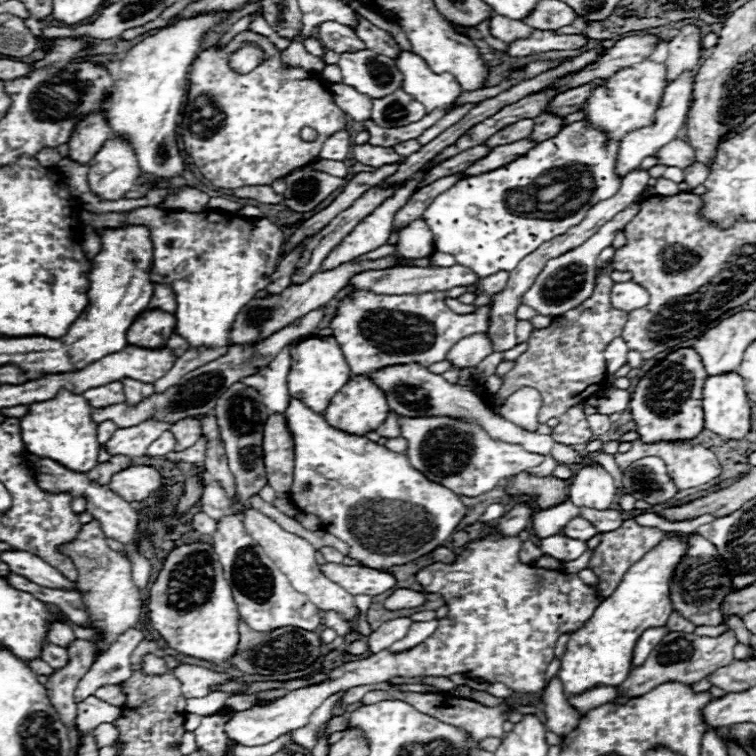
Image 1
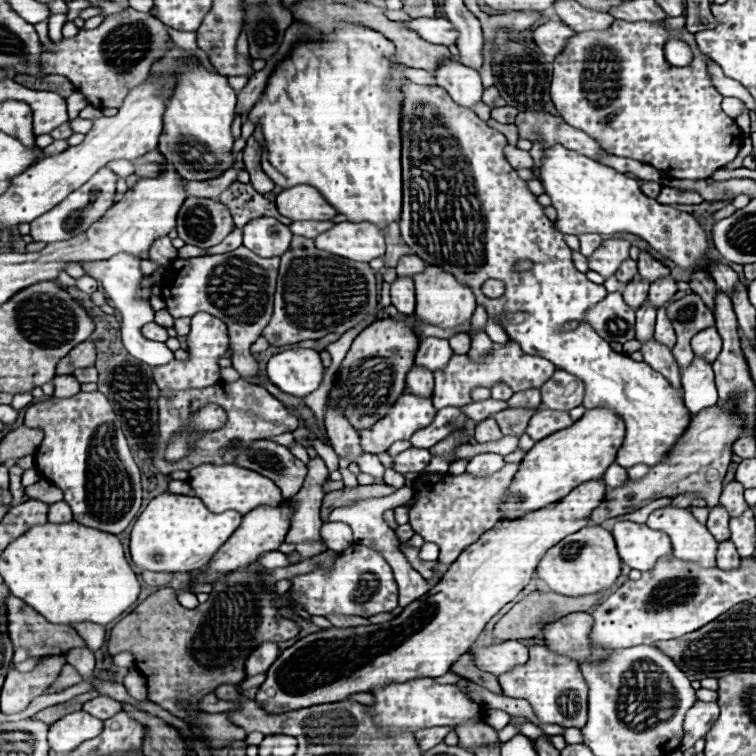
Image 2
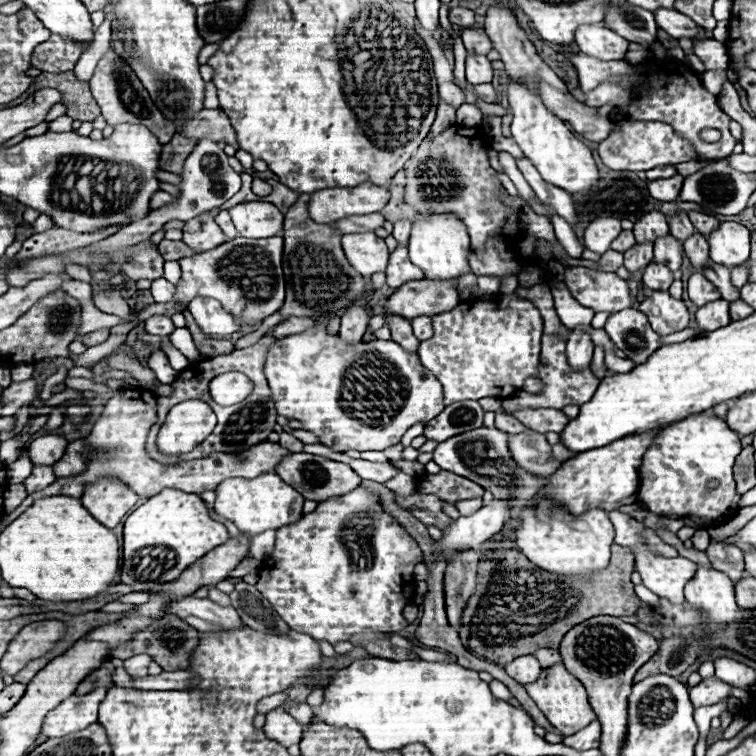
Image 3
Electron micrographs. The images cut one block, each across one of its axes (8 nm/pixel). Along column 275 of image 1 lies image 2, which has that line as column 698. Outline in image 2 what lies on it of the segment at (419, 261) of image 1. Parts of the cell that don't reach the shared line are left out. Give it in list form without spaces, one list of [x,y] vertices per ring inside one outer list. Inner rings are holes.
[[[690,294],[680,300],[670,302],[666,306],[666,316],[674,324],[674,330],[678,336],[678,342],[672,348],[672,354],[678,362],[678,366],[686,368],[694,360],[692,348],[690,348],[692,336],[696,336],[696,332],[702,332],[704,328],[714,326],[714,316],[704,306],[704,302],[698,294]]]

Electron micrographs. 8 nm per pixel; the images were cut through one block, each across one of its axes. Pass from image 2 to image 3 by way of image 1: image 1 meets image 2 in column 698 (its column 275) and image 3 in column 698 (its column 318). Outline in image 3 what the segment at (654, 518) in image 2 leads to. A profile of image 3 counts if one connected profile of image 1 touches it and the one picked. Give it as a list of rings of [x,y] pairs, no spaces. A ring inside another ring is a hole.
[[[698,568],[696,576],[684,588],[686,600],[704,612],[708,622],[728,626],[742,620],[742,610],[734,598],[734,584],[714,568]]]

